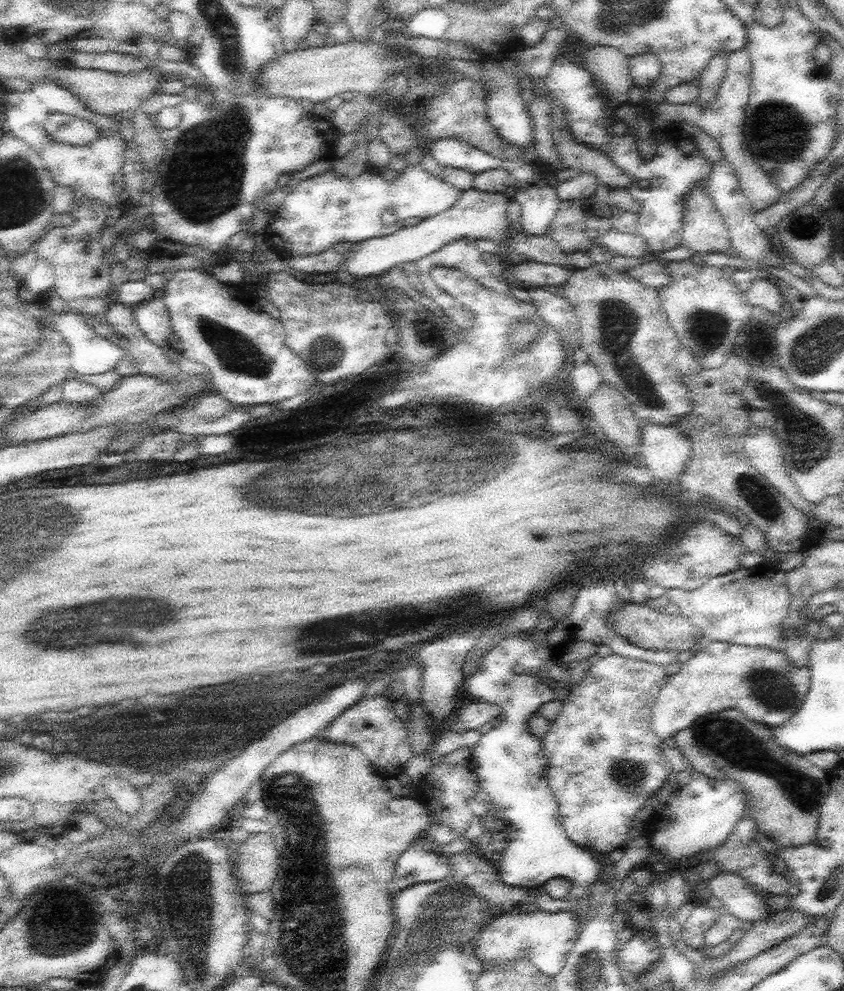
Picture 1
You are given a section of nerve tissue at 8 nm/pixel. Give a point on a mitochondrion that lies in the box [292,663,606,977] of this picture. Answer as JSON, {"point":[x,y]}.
{"point":[438,919]}

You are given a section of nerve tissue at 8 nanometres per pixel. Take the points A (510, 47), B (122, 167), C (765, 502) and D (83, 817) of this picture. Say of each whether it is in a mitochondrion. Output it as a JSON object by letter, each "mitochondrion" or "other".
{"A":"other","B":"other","C":"mitochondrion","D":"other"}

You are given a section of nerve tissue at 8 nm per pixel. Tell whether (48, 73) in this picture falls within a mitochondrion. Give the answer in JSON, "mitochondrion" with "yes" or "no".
{"mitochondrion":"no"}

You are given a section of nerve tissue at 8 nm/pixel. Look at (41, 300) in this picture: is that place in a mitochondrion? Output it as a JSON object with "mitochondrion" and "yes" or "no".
{"mitochondrion":"no"}

